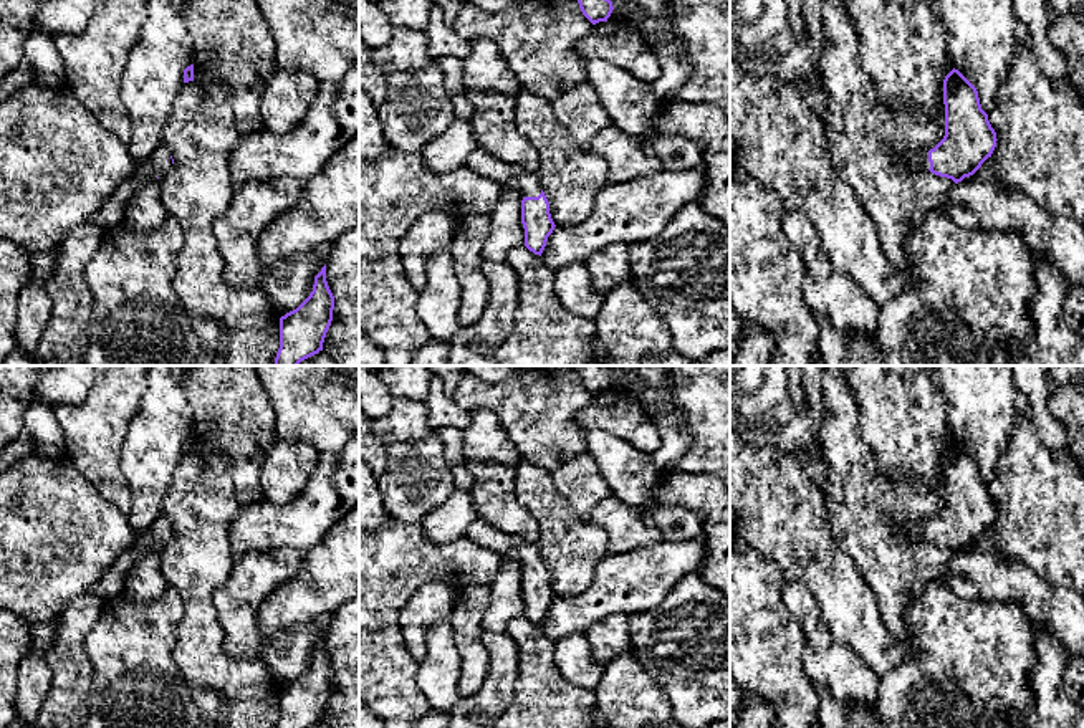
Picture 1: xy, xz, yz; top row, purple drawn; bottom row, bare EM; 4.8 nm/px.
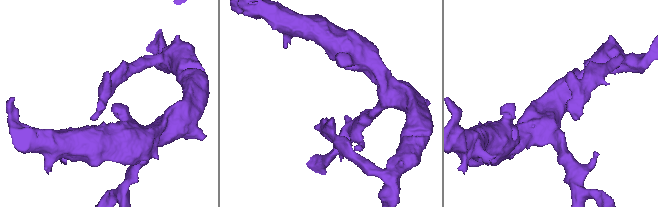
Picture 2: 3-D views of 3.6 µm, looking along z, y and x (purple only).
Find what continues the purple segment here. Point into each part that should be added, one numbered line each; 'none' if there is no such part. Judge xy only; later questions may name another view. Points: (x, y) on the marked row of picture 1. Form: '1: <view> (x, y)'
1: xy (110, 214)

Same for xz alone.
1: xz (480, 162)

